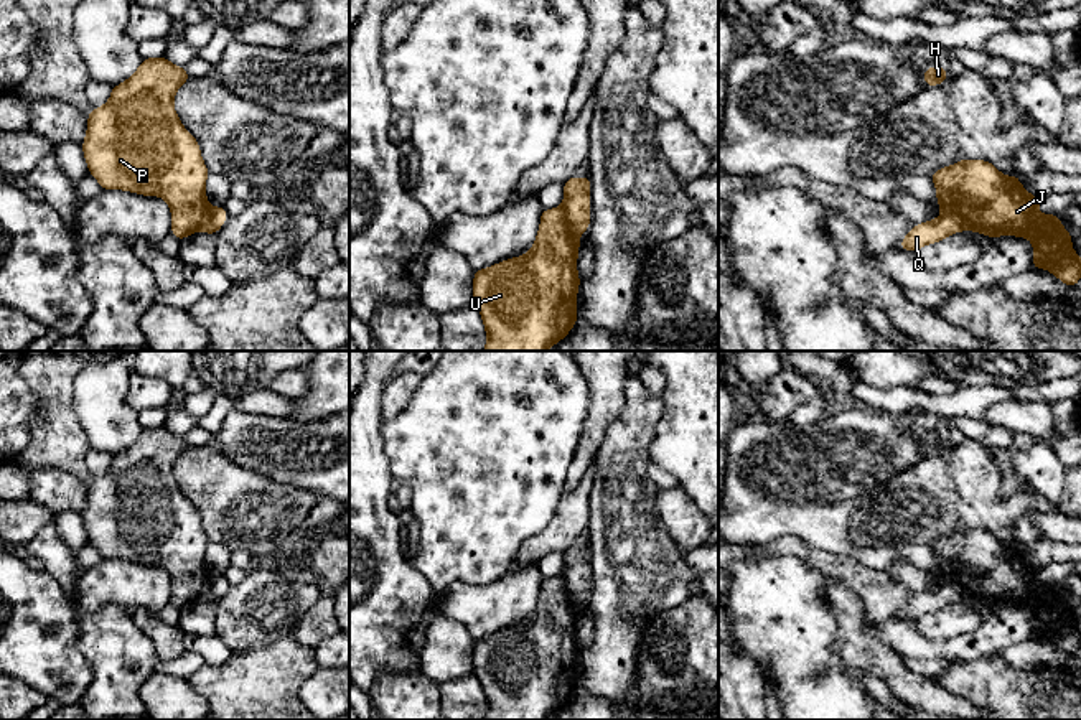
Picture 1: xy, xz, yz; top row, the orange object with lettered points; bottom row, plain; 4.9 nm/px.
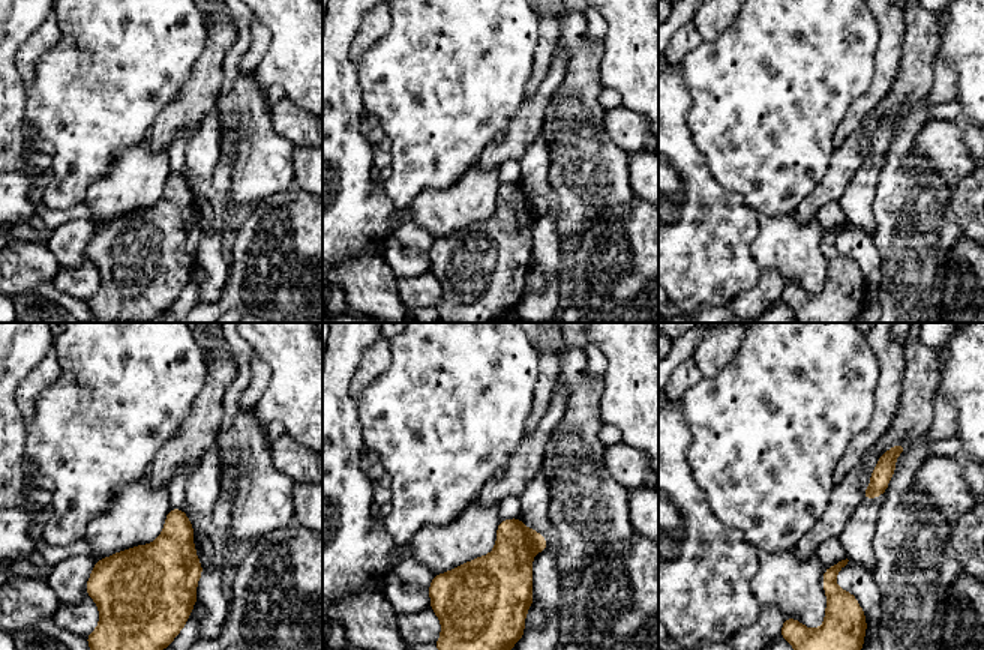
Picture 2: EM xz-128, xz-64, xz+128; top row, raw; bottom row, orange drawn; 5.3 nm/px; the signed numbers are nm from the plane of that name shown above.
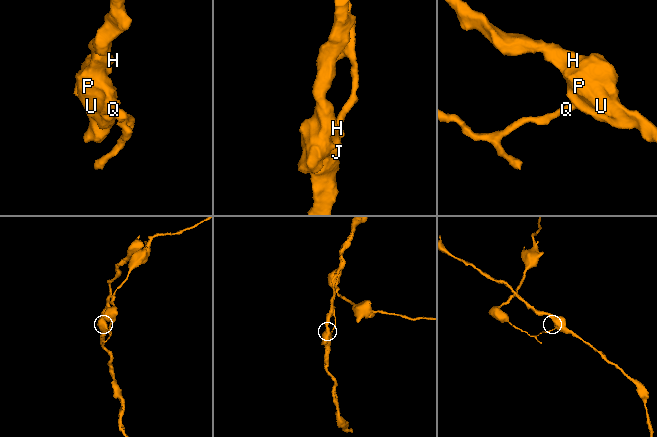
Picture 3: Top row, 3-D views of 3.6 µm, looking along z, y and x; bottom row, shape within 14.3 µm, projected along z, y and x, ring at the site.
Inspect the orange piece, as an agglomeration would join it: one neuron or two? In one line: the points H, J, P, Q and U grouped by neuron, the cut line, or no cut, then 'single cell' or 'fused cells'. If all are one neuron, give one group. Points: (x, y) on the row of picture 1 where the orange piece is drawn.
H J P U / Q | xz (562, 206), (569, 223), (579, 233) | fused cells

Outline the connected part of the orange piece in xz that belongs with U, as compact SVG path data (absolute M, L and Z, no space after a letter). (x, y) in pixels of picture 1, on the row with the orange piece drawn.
M559 206L540 213L540 227L527 254L475 272L473 305L486 328L484 351L547 351L569 334L578 321L578 247L578 232Z

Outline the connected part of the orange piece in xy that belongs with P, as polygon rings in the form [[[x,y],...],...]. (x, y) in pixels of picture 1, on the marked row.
[[[165,56],[145,58],[122,84],[112,87],[110,99],[89,112],[82,143],[89,173],[102,189],[124,189],[143,196],[160,196],[171,209],[171,234],[183,241],[198,232],[209,216],[204,186],[209,175],[196,138],[180,122],[173,97],[191,76]]]

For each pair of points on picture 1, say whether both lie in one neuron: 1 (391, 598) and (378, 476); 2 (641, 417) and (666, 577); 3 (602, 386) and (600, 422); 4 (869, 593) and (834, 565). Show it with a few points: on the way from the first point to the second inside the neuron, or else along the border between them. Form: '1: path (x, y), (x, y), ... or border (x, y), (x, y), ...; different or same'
1: path (384, 569), (376, 554), (376, 506); same
2: path (631, 457), (631, 537); same
3: path (602, 394), (602, 414); same
4: path (861, 585), (842, 569); same

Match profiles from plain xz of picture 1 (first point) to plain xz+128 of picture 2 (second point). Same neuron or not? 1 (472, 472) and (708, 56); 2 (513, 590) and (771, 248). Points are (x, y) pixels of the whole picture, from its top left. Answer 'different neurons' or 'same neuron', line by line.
1: same neuron
2: same neuron

